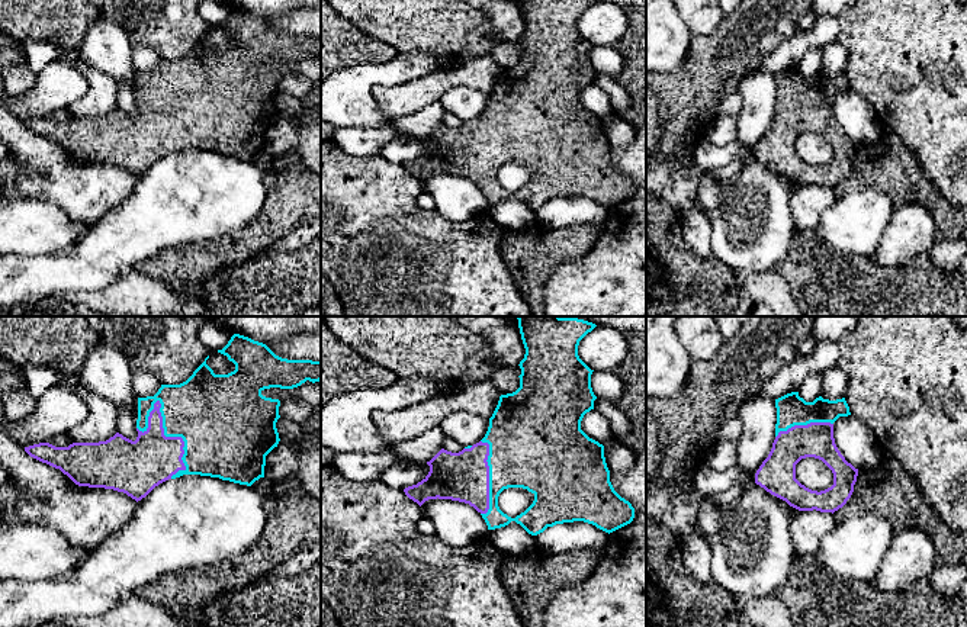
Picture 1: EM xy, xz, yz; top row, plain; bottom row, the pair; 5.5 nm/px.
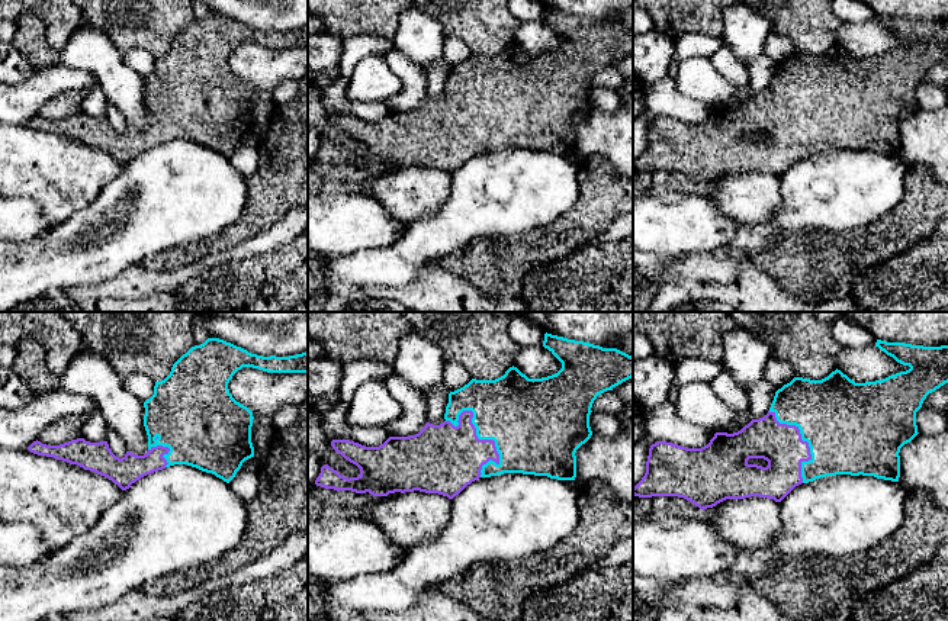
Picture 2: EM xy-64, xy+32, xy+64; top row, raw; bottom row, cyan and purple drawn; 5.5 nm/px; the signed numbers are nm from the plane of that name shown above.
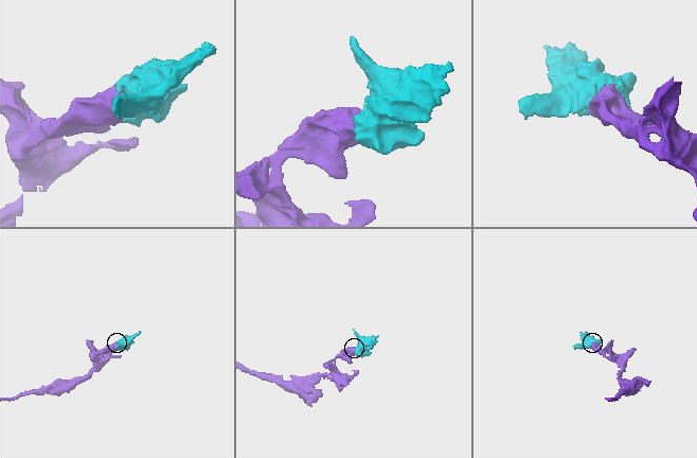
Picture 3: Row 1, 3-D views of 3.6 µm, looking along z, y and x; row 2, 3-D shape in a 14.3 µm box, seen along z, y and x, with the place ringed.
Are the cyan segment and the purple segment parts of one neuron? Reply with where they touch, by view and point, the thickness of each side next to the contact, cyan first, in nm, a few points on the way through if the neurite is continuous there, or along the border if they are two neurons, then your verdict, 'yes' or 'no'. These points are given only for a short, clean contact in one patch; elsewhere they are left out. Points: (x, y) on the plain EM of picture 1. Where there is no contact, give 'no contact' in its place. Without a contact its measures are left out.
meets cyan in xy at (177, 111); 460 nm thick on the cyan side, 280 nm on the other; yes

